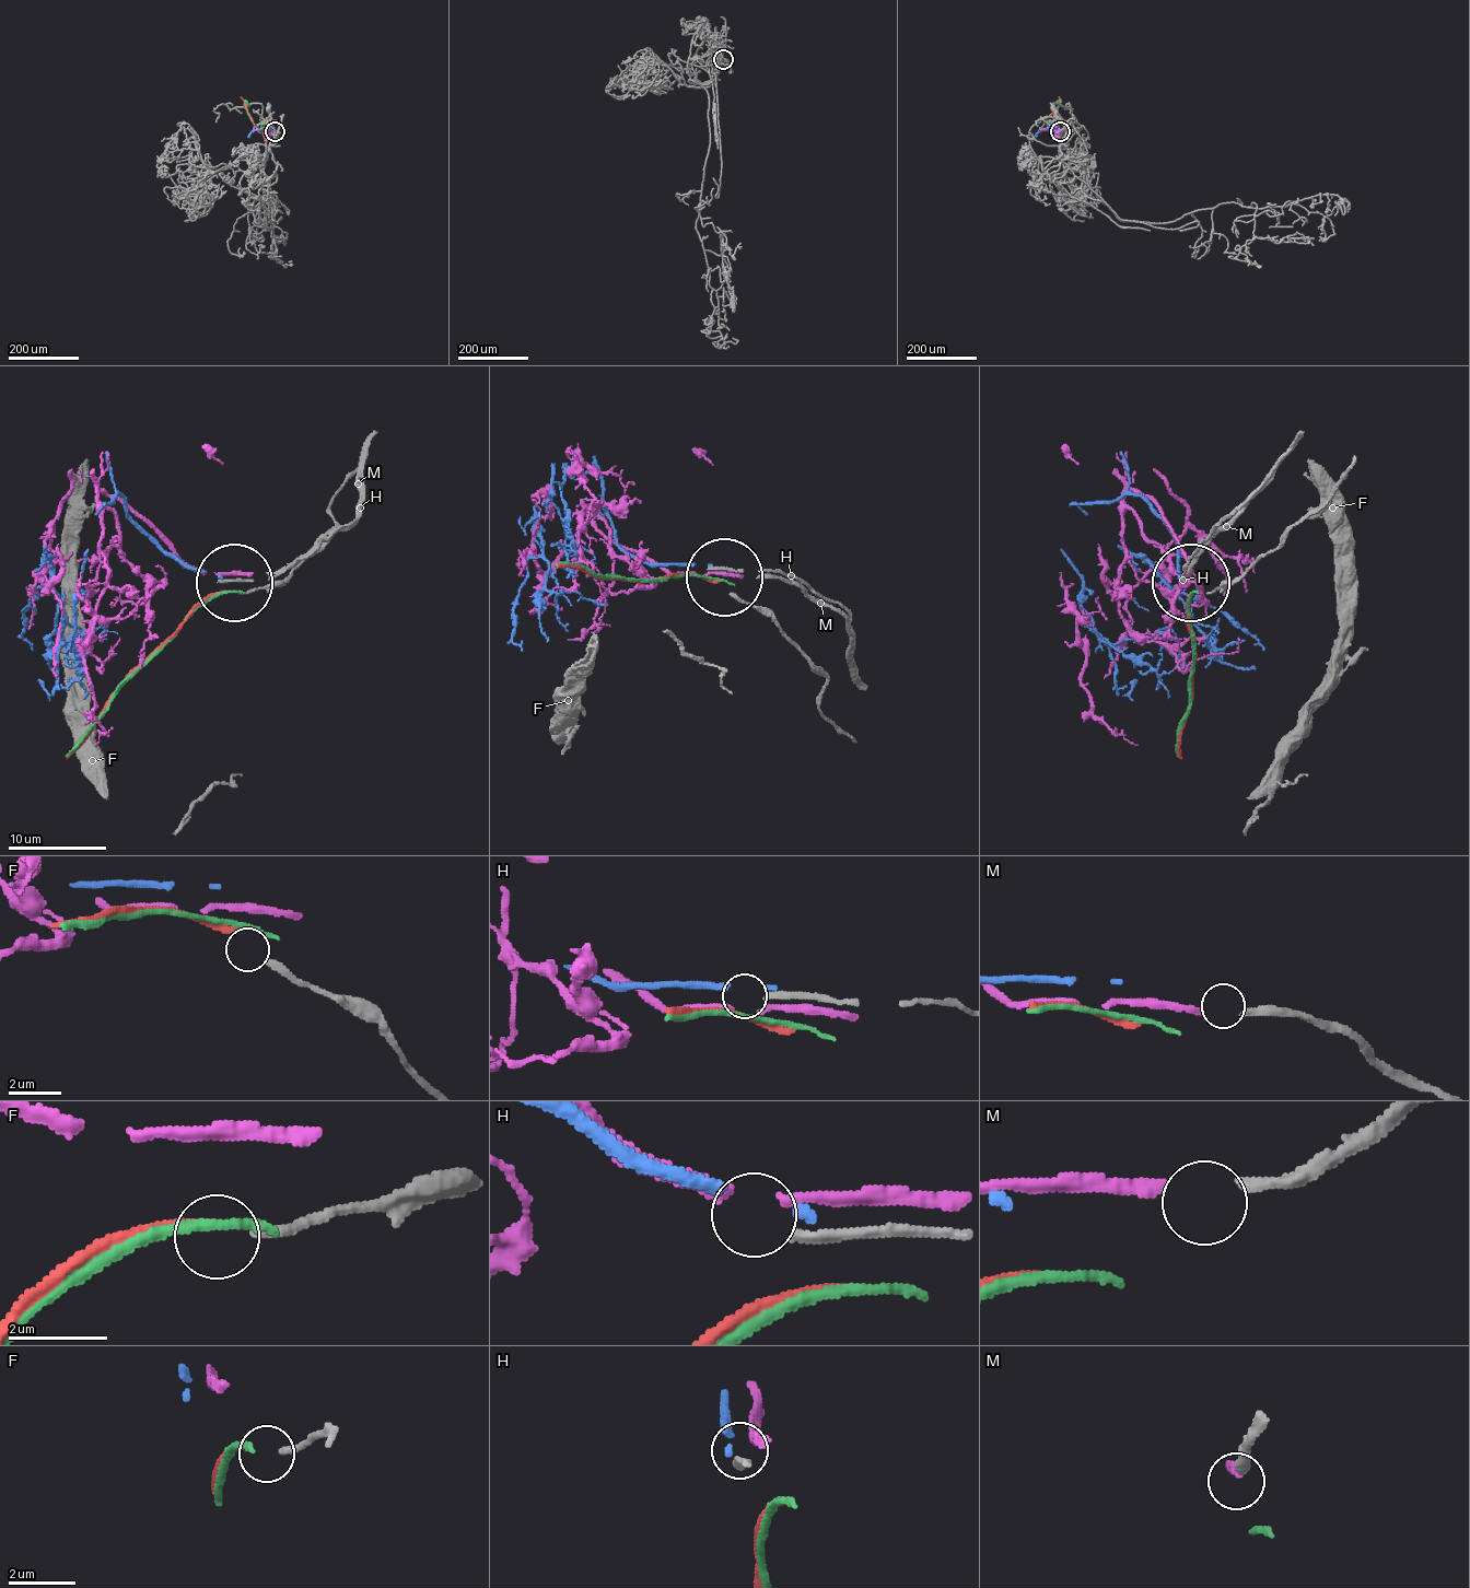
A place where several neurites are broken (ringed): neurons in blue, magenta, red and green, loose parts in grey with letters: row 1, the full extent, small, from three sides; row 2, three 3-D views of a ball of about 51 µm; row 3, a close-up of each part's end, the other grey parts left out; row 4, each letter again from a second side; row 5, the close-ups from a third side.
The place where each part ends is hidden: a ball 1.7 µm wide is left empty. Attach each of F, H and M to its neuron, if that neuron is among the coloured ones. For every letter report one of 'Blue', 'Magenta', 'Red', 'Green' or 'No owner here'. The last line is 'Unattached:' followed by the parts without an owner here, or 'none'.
F: No owner here
H: No owner here
M: Magenta
Unattached: F, H

